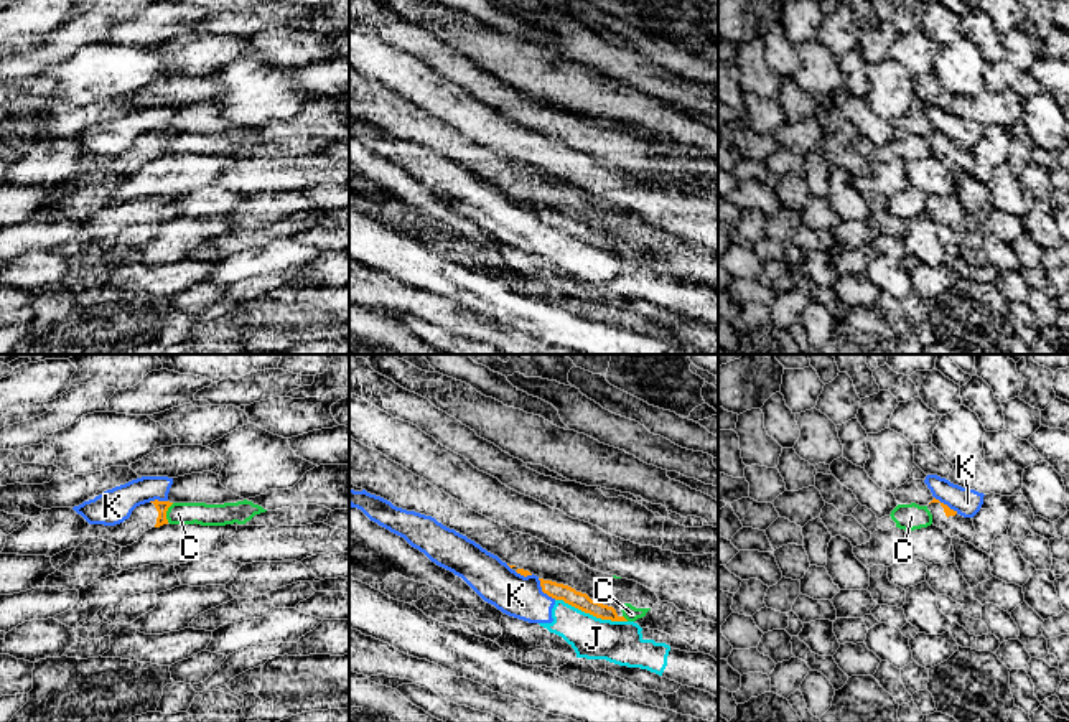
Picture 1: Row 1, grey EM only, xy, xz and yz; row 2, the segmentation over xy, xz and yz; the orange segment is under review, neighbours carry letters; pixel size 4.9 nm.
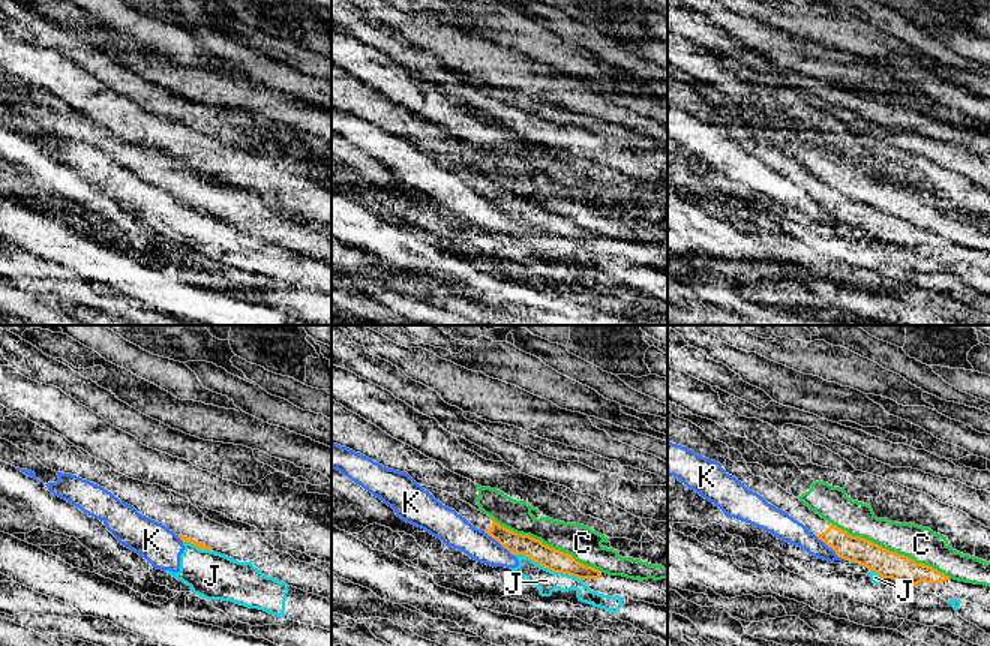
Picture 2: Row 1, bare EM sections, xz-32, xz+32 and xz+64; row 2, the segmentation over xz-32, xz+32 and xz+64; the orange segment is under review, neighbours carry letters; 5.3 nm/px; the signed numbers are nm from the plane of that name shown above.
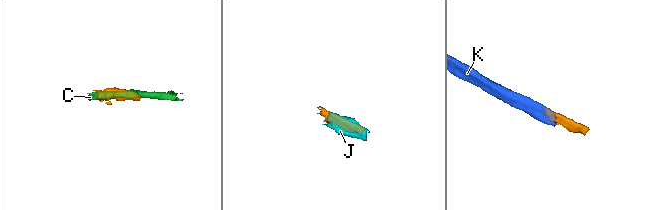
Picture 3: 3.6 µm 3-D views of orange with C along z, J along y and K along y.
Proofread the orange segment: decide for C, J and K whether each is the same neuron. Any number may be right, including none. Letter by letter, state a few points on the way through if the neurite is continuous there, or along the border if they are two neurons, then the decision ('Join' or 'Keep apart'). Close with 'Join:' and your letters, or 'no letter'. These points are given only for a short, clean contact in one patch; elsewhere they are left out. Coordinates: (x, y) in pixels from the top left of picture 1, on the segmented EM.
C: Keep apart
J: Keep apart
K: Boundary: xz (537, 579), (542, 590), (555, 599). Keep apart
Join: no letter

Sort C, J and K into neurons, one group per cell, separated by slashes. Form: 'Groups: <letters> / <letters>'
Groups: C / J K

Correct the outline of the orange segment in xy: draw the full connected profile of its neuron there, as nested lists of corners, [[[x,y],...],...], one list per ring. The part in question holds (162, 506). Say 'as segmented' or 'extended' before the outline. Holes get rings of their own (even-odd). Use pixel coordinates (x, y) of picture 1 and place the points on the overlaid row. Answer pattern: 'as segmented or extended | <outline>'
extended | [[[158,499],[140,504],[132,511],[130,518],[120,524],[91,524],[87,537],[99,537],[120,547],[132,546],[145,531],[168,524],[166,511],[171,504],[170,501]]]

